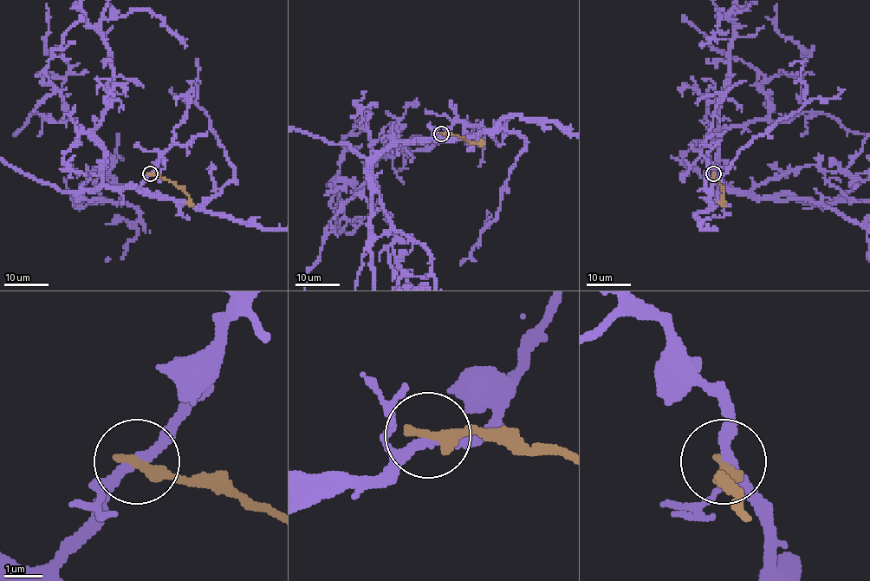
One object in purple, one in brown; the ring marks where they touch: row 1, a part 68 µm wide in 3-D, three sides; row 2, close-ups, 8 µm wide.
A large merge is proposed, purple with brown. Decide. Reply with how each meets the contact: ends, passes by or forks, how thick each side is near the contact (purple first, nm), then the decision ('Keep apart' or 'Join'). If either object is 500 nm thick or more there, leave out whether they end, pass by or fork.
At the ring purple passes by. At the ring brown ends. Thickness 280 nm (purple) against 360 nm. Keep apart

